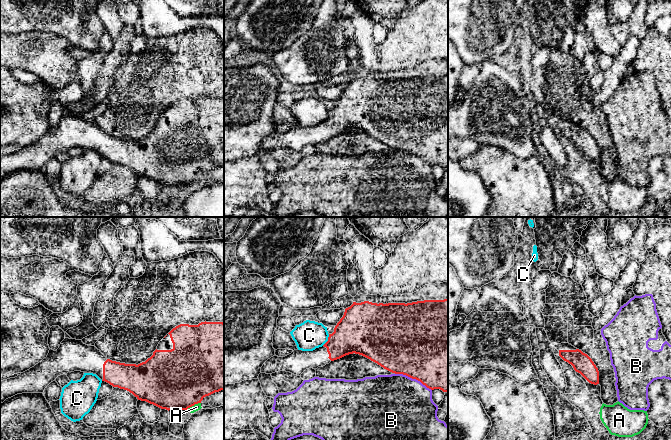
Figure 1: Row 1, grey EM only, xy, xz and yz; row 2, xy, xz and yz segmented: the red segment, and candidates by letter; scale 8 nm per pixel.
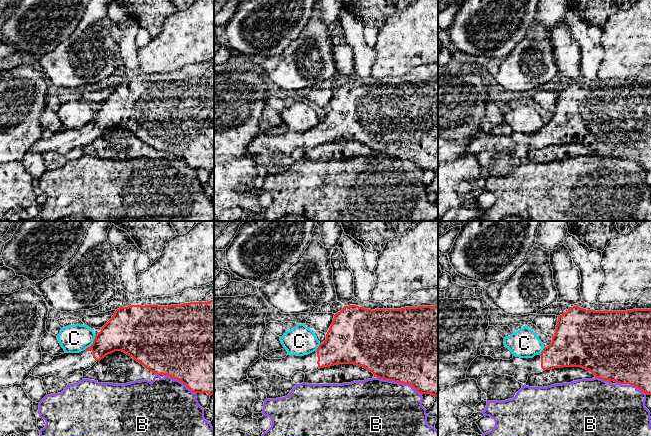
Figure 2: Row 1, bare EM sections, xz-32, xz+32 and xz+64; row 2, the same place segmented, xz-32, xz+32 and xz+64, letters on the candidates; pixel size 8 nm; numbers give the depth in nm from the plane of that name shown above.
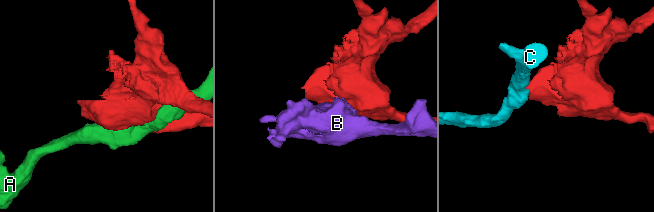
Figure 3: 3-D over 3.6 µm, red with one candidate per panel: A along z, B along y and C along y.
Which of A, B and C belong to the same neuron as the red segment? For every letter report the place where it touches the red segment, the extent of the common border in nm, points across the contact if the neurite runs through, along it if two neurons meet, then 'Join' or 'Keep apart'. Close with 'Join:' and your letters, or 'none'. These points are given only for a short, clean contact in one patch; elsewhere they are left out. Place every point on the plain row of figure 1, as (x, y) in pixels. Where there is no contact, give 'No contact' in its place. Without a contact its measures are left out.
A: Touches red at xy (193, 181). Shared border 140 nm. Keep apart
B: Touches red at xz (413, 154). Shared border 320 nm. Keep apart
C: Touches red at xz (328, 116). Shared border 110 nm. Keep apart
Join: none

